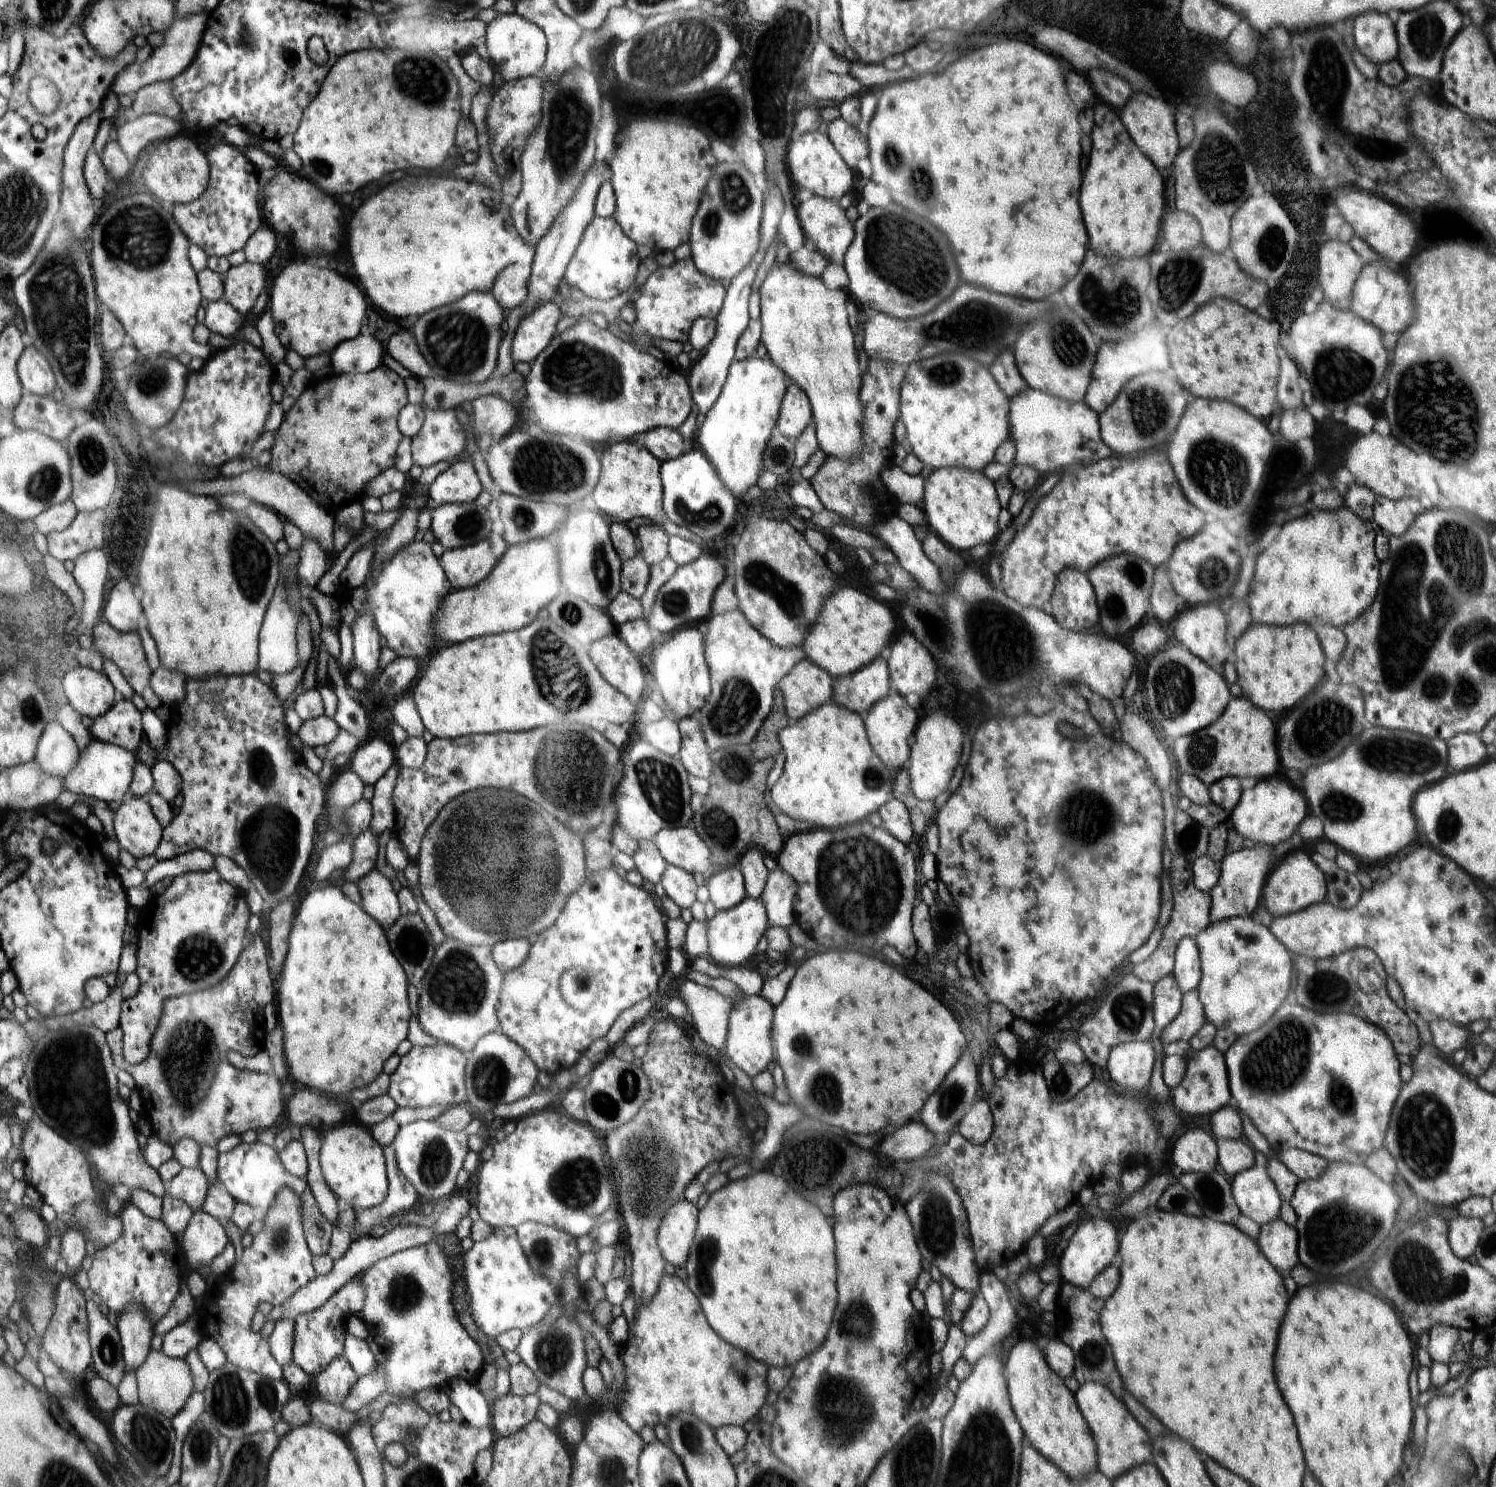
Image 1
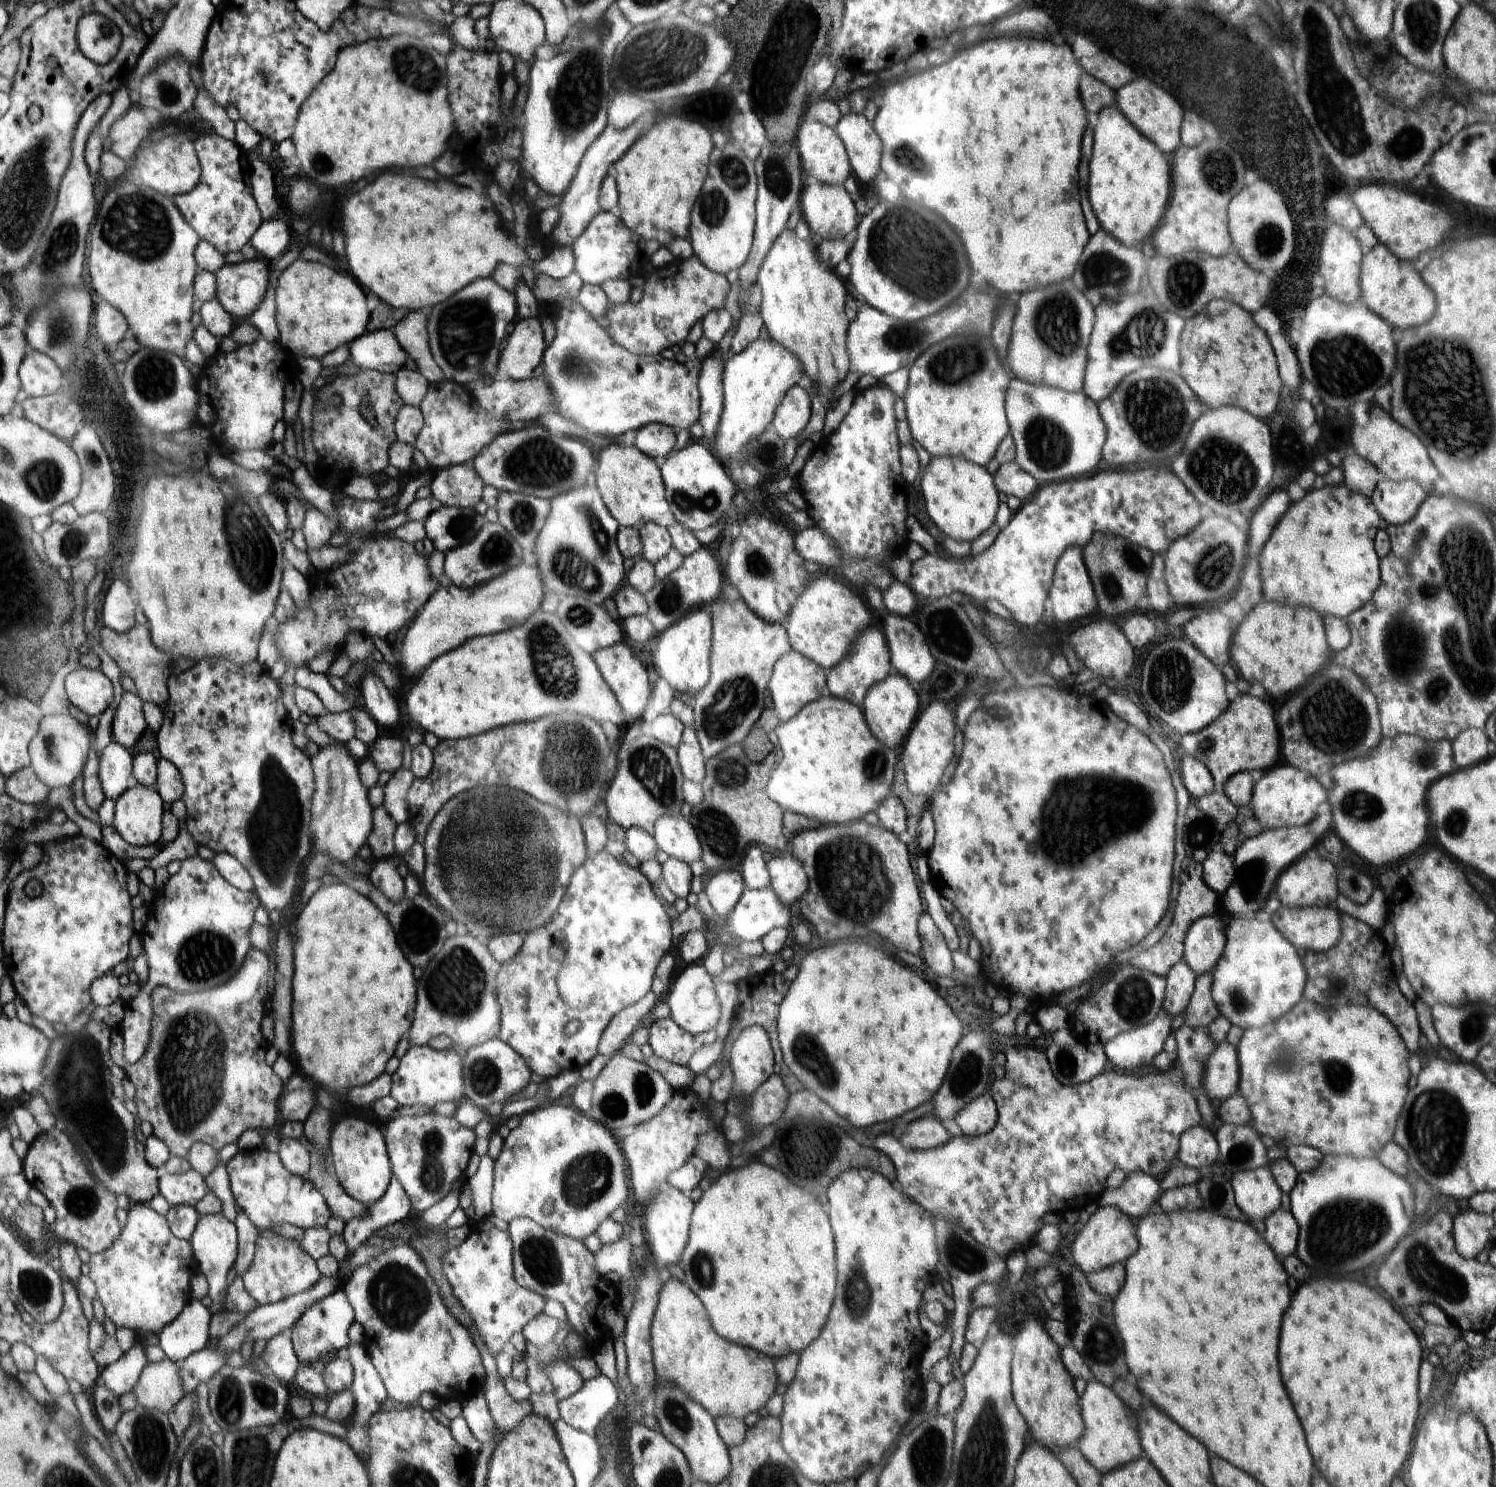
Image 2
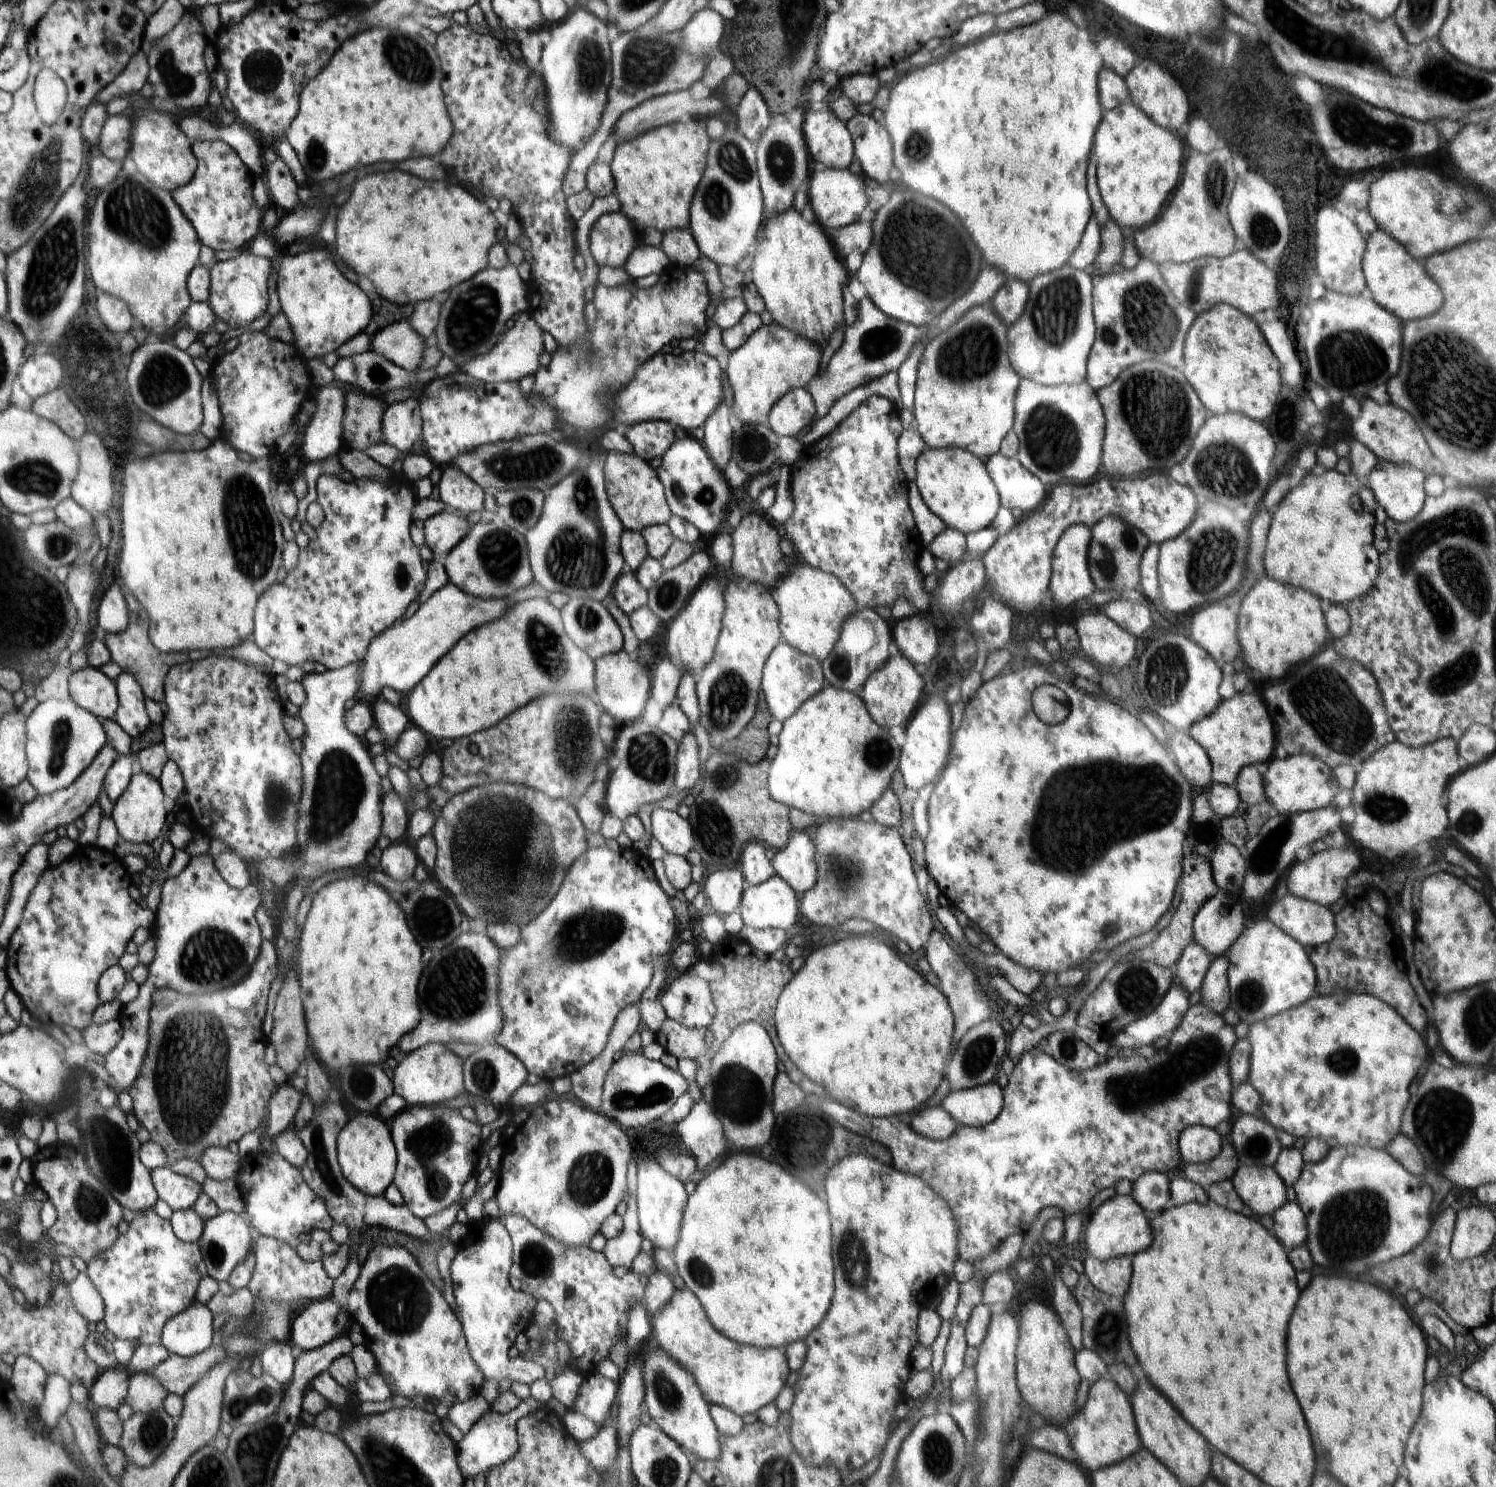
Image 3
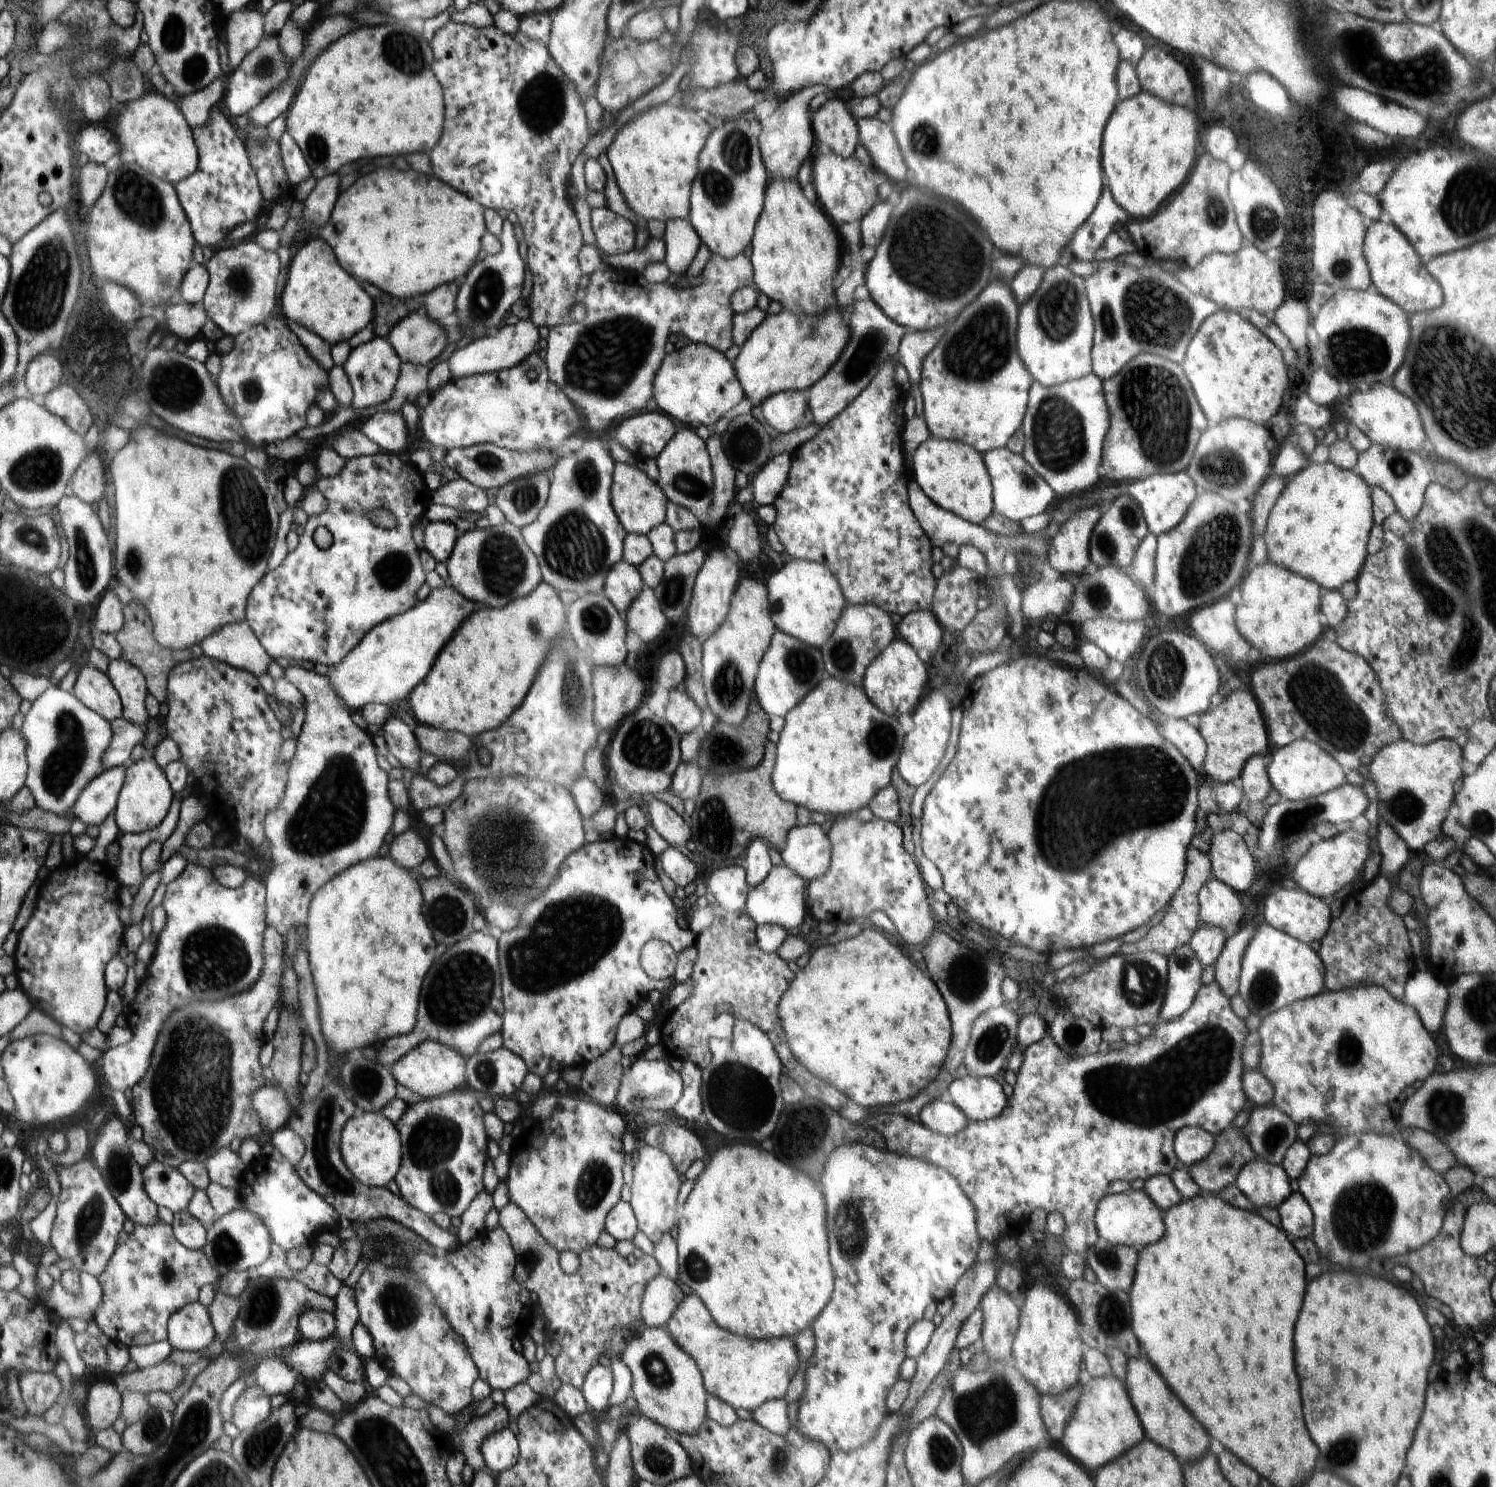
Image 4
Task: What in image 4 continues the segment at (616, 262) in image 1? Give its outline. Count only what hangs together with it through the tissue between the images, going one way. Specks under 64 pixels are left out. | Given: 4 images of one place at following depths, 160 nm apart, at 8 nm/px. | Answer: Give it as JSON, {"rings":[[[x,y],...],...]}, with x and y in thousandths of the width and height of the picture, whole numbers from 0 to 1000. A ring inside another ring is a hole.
{"rings":[[[396,140],[396,154],[399,167],[404,171],[421,169],[425,165],[425,153],[408,140]]]}

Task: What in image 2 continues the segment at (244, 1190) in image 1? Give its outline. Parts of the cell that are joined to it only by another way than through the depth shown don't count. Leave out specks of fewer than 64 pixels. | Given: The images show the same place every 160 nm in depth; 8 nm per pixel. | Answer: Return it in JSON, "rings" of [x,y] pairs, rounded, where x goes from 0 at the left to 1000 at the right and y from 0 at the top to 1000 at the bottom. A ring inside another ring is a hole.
{"rings":[[[177,771],[172,773],[160,773],[150,785],[158,812],[164,816],[172,828],[182,827],[191,822],[202,826],[218,825],[222,817],[218,806],[204,791],[194,790],[185,775]]]}

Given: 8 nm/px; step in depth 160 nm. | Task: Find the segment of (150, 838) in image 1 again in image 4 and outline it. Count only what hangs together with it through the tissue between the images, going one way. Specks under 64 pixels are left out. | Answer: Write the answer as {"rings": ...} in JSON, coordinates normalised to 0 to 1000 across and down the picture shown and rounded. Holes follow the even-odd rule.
{"rings":[[[98,507],[92,512],[86,516],[84,528],[83,529],[80,542],[78,545],[78,551],[82,561],[96,561],[108,555],[111,549],[114,547],[116,538],[119,535],[112,524],[111,518],[106,514],[103,508]]]}

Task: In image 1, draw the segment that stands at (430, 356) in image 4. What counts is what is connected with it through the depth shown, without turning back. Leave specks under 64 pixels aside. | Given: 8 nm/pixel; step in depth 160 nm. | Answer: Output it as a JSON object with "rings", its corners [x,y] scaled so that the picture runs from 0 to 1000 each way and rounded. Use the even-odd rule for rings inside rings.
{"rings":[[[247,224],[231,229],[221,237],[221,247],[227,252],[247,251],[257,245],[257,232]]]}

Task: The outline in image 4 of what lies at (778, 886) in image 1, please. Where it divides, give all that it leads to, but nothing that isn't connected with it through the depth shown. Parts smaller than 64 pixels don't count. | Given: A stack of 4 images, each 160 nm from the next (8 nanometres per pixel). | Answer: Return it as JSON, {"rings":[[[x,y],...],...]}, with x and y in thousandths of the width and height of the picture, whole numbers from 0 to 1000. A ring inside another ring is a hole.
{"rings":[[[543,553],[531,555],[527,560],[522,576],[524,581],[536,592],[548,590],[555,584],[556,565],[553,556]]]}

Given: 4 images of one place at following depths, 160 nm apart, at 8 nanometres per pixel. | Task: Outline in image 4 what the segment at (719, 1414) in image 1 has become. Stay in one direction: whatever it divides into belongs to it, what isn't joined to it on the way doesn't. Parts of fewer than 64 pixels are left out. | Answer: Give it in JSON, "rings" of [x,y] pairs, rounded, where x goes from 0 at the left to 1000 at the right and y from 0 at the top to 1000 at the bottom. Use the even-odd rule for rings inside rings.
{"rings":[[[466,871],[458,872],[445,893],[449,900],[465,913],[470,923],[473,938],[481,940],[489,948],[503,949],[513,941],[523,941],[528,935],[535,917],[534,908],[529,899],[505,901],[483,894]]]}

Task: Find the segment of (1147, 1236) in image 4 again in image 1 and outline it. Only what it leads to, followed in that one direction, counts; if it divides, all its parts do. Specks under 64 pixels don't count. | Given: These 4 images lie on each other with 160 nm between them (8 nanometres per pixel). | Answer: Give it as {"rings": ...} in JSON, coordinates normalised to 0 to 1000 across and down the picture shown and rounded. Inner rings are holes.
{"rings":[[[739,818],[730,818],[726,820],[718,829],[714,838],[711,839],[708,845],[708,854],[709,855],[709,862],[713,862],[720,865],[721,867],[727,867],[730,862],[737,857],[748,842],[747,831],[746,826]]]}

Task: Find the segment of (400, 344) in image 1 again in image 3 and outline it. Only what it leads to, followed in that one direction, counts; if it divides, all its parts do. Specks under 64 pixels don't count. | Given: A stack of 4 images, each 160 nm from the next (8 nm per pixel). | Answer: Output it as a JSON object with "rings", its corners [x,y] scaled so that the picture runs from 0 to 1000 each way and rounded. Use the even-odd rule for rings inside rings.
{"rings":[[[293,200],[293,202],[284,202],[276,204],[277,210],[271,216],[284,228],[284,233],[291,231],[291,220],[293,217],[295,202]]]}

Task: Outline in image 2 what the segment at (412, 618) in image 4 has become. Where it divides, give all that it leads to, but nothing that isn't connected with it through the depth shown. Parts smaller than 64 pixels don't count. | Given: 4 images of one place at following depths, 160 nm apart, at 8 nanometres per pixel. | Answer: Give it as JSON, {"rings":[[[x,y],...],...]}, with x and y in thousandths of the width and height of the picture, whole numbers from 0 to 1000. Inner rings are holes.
{"rings":[[[350,378],[337,384],[334,388],[316,395],[306,395],[299,391],[282,409],[282,412],[279,413],[277,418],[273,422],[269,431],[266,433],[265,436],[266,445],[269,447],[270,453],[273,453],[274,456],[277,457],[291,443],[309,434],[313,430],[331,427],[352,419],[353,416],[361,410],[361,406],[365,398],[367,397],[366,395],[364,395],[360,382],[358,380],[352,380]]]}

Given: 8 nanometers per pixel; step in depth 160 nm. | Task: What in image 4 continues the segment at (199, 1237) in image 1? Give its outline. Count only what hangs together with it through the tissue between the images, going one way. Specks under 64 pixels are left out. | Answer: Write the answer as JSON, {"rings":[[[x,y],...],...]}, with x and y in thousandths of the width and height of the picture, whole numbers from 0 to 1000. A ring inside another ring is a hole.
{"rings":[[[163,812],[148,817],[138,828],[134,841],[149,859],[154,855],[169,855],[181,843],[181,829],[174,818]]]}

